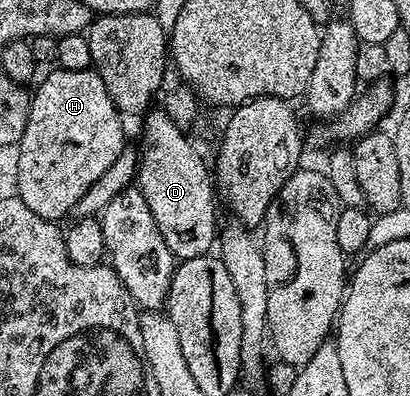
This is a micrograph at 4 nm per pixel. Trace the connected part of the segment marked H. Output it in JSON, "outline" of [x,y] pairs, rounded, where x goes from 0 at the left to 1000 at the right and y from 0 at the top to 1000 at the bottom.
{"outline":[[[134,169],[102,205],[90,205],[93,225],[80,225],[68,278],[68,318],[59,318],[54,356],[41,364],[44,437],[41,497],[110,556],[149,558],[149,545],[171,545],[185,510],[205,500],[205,480],[283,409],[285,394],[312,371],[307,333],[298,326],[300,285],[273,258],[244,187],[220,172],[205,177],[156,177]]]}

